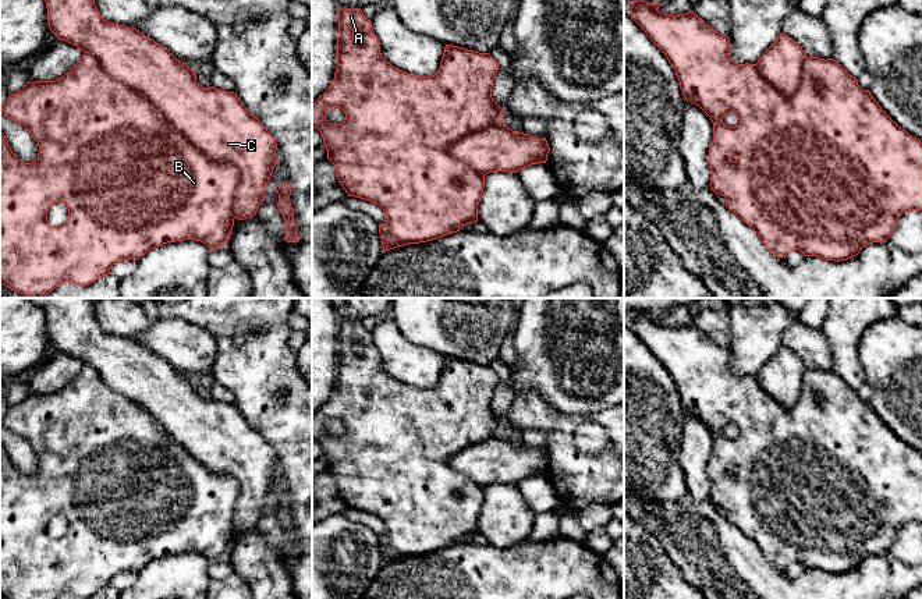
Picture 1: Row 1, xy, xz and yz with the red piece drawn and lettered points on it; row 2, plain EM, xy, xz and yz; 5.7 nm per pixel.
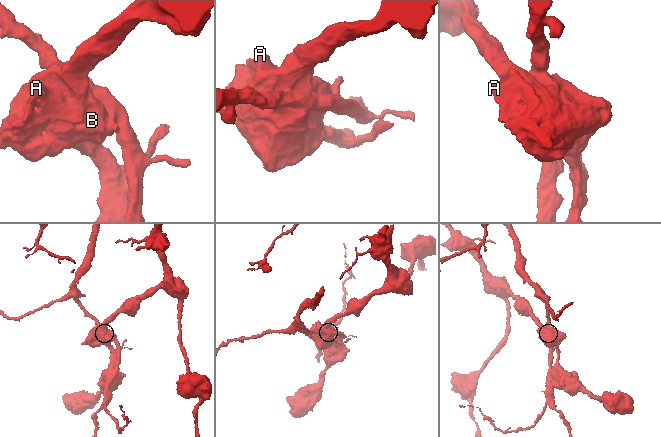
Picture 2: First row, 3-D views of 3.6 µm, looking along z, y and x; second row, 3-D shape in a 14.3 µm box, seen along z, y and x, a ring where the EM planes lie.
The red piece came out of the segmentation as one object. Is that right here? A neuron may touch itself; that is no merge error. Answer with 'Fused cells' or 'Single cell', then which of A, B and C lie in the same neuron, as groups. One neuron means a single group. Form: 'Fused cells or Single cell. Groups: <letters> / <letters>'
Single cell. Groups: A B C

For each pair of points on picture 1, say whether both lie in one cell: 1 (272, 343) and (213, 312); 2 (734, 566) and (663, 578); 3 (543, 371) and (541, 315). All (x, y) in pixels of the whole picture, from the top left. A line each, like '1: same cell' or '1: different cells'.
1: same cell
2: different cells
3: same cell

